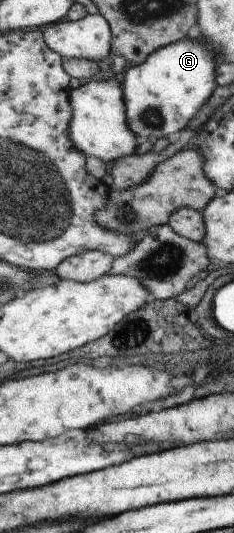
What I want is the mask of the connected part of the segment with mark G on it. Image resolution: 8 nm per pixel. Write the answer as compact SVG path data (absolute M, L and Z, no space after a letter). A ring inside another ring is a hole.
M191 35L156 49L138 65L124 69L121 83L126 123L140 141L148 137L171 137L184 128L208 101L217 85L214 82L215 53Z

